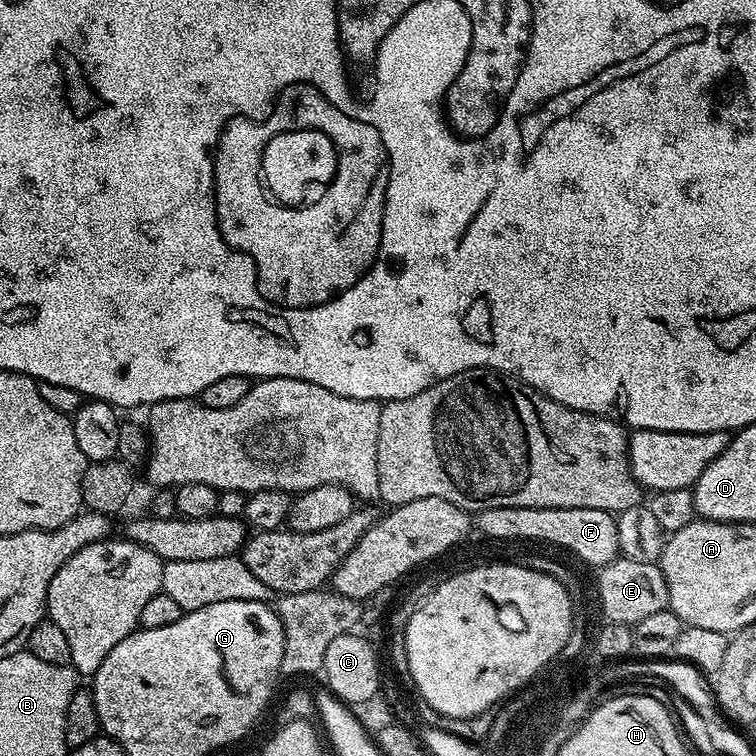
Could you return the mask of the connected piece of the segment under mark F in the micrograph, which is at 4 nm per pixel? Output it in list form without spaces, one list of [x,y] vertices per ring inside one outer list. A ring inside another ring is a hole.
[[[487,508],[474,520],[475,527],[484,531],[483,535],[501,542],[507,540],[541,540],[544,544],[553,544],[556,548],[565,548],[573,552],[580,560],[593,564],[596,570],[620,556],[618,526],[616,516],[606,510],[586,510],[585,508]]]

